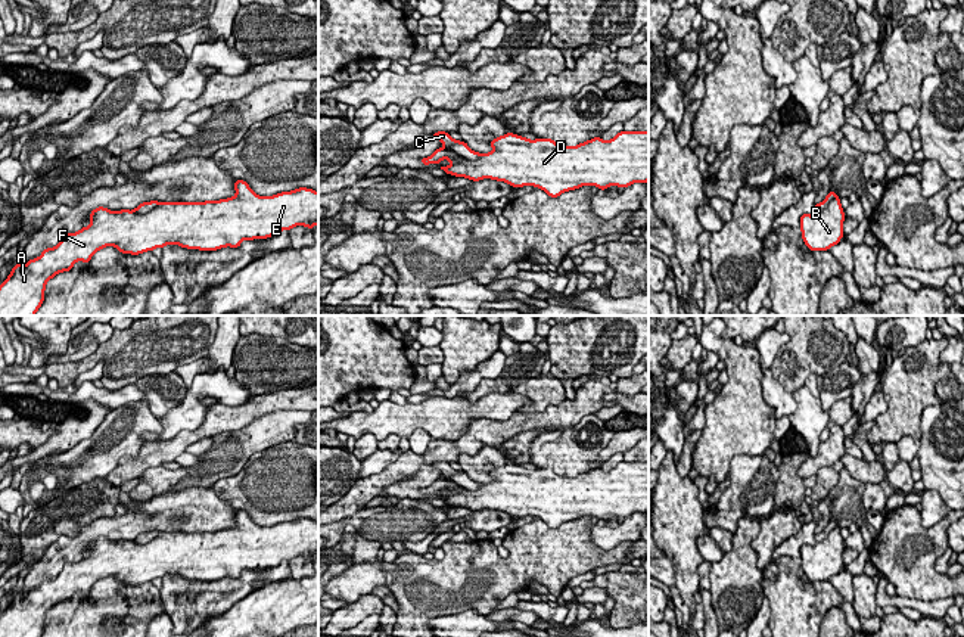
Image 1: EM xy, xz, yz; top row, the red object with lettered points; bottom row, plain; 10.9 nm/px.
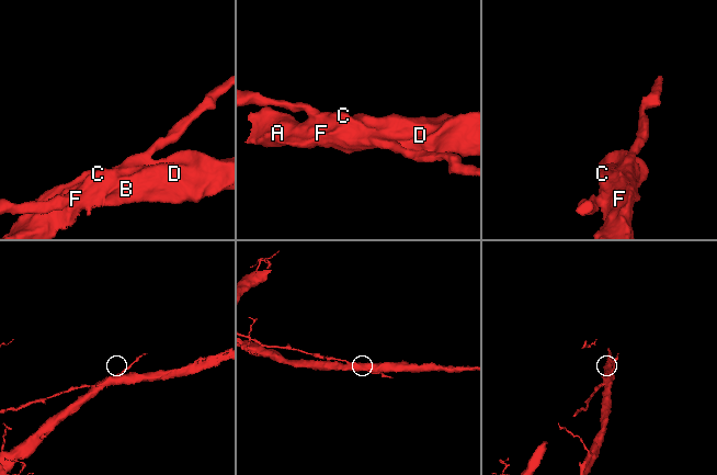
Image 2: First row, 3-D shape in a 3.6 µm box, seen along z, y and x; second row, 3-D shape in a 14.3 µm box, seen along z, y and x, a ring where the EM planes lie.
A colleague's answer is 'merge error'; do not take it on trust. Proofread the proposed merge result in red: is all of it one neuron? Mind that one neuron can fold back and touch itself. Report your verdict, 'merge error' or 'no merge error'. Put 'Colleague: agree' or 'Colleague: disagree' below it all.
merge error
Colleague: agree

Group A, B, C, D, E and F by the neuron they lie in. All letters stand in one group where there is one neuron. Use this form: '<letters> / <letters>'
A B D E F / C

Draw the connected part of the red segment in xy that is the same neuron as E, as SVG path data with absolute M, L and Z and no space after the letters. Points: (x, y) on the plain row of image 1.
M236 510L233 528L205 532L159 532L146 544L134 540L111 541L99 537L91 541L91 553L75 563L65 563L55 578L46 578L38 588L24 597L16 594L0 615L0 637L41 637L46 613L57 603L71 602L77 591L88 593L91 587L115 577L122 584L139 585L165 575L180 575L187 579L217 581L226 577L239 578L243 571L267 569L304 556L312 560L318 556L318 522L299 518L273 526L256 525L245 510Z

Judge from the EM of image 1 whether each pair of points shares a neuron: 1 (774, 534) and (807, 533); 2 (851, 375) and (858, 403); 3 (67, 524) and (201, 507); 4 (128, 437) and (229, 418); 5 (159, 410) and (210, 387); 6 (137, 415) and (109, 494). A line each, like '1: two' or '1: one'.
1: two
2: two
3: two
4: two
5: two
6: two

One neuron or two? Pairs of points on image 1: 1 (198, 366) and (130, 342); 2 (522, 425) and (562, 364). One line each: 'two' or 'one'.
1: two
2: two

